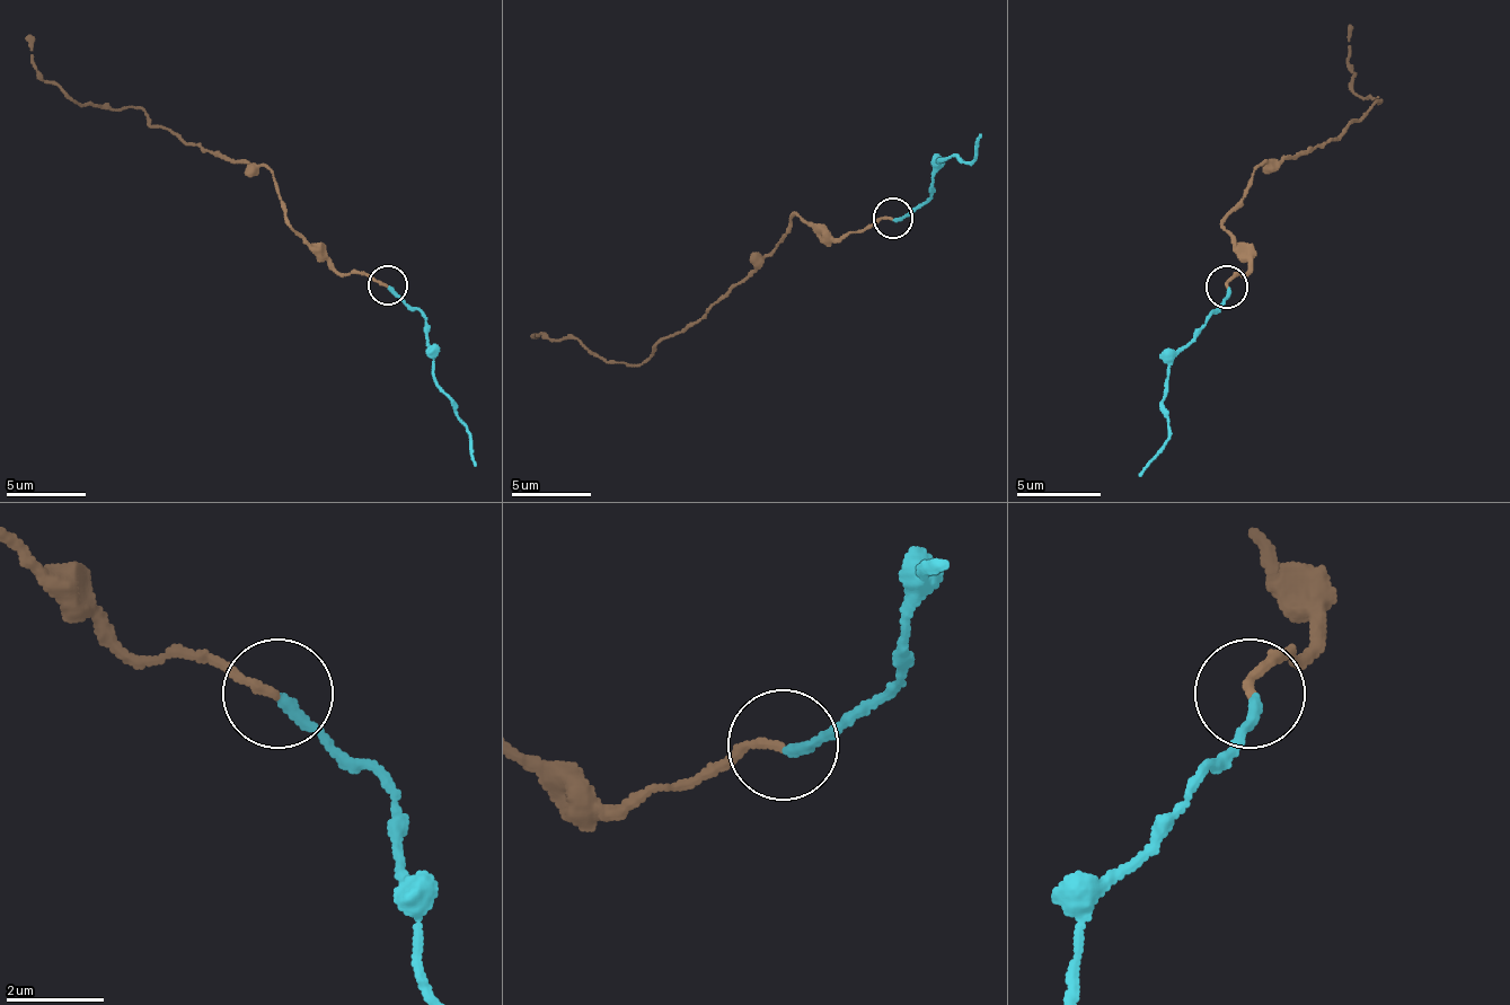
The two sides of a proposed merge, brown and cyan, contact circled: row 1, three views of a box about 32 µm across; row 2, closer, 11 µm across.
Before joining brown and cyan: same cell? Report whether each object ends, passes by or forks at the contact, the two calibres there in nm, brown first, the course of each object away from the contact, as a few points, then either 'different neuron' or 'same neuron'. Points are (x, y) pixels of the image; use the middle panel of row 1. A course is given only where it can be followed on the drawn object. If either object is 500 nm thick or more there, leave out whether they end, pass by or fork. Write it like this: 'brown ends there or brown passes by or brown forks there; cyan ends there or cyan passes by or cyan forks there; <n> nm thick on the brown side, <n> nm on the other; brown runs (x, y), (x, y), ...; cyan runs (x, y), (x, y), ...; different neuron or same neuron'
brown ends there; cyan ends there; 170 nm thick on the brown side, 220 nm on the other; brown runs (891, 219), (823, 239), (795, 214), (767, 255), (643, 363), (607, 363), (571, 340), (530, 340); cyan runs (891, 219), (911, 214), (932, 195), (939, 162), (955, 159), (972, 162), (980, 134); same neuron

